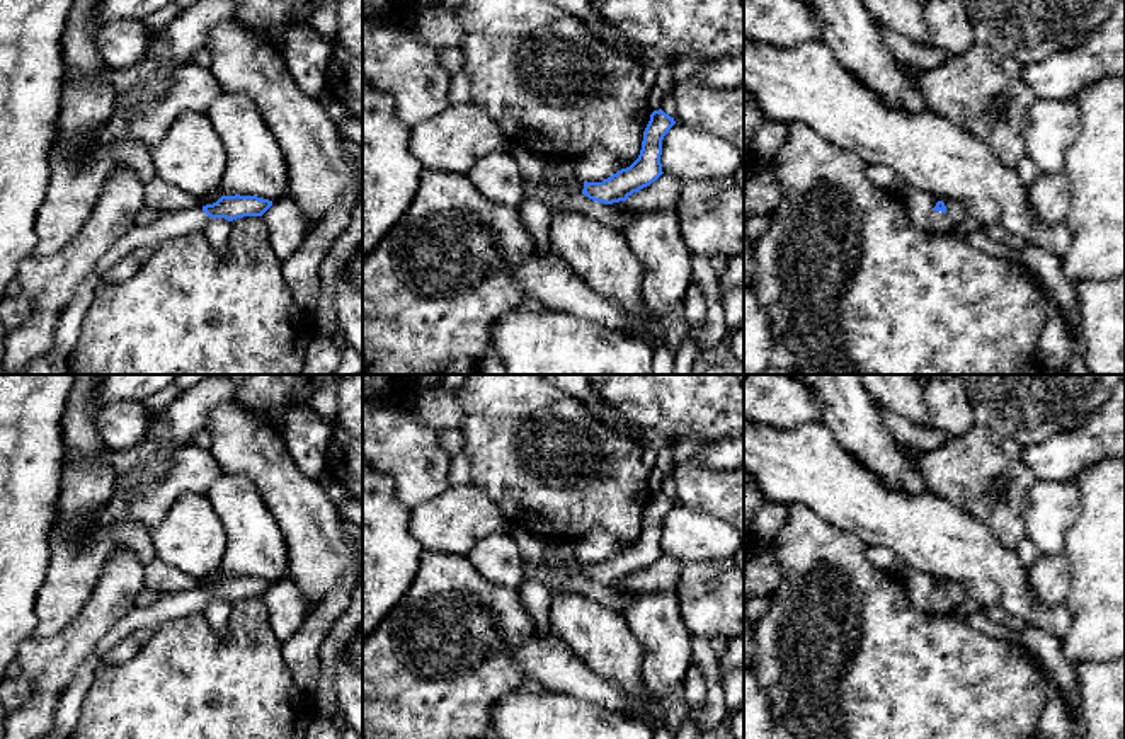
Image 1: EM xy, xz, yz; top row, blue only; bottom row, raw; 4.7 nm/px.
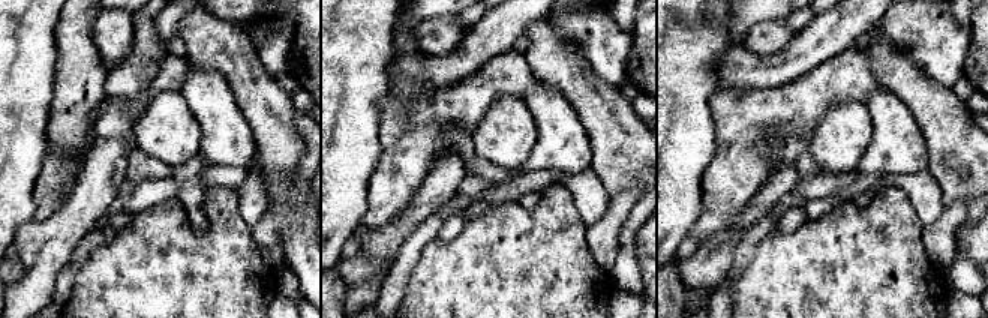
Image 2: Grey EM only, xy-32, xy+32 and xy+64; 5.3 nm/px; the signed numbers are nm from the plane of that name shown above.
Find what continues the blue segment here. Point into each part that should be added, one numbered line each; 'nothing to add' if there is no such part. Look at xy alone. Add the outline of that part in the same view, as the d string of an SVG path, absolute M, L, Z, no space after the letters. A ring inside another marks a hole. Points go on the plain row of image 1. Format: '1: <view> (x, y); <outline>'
1: xy (171, 607); M197 586L182 593L163 593L158 601L146 608L134 606L114 628L94 647L89 657L78 666L73 681L61 693L53 719L53 730L48 737L68 739L75 730L82 703L90 690L97 664L111 652L123 639L141 630L158 628L167 622L179 620L192 613L203 613L209 604L209 598Z

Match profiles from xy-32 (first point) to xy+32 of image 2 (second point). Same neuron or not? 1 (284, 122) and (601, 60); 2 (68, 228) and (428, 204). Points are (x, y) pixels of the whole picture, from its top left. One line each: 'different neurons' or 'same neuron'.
1: different neurons
2: same neuron

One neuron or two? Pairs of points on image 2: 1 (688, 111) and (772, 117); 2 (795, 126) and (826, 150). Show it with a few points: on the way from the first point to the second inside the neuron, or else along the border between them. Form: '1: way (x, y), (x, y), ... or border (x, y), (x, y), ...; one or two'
1: border (721, 86), (709, 98), (715, 147); two
2: border (829, 108), (819, 122), (807, 147); two

